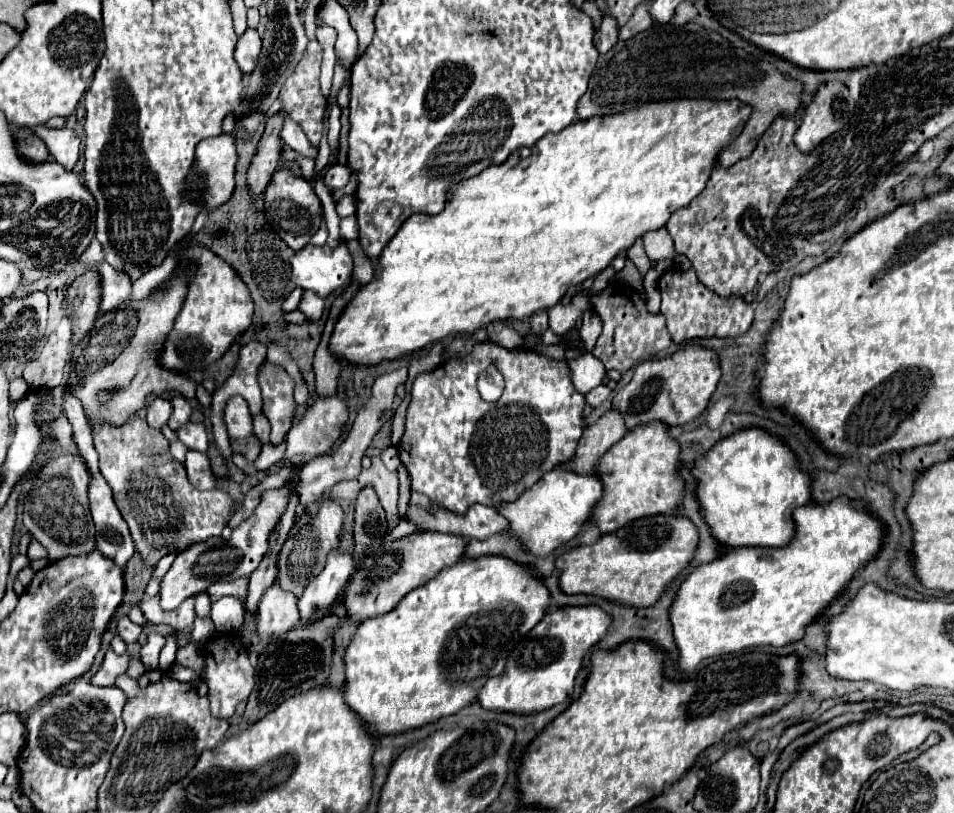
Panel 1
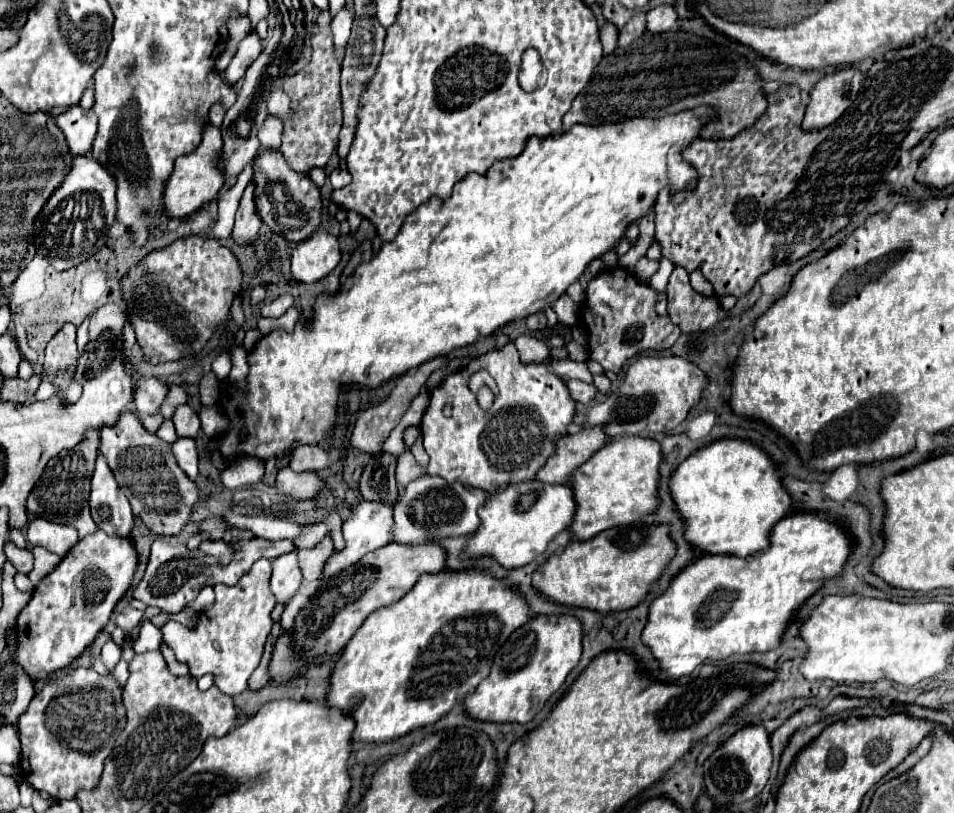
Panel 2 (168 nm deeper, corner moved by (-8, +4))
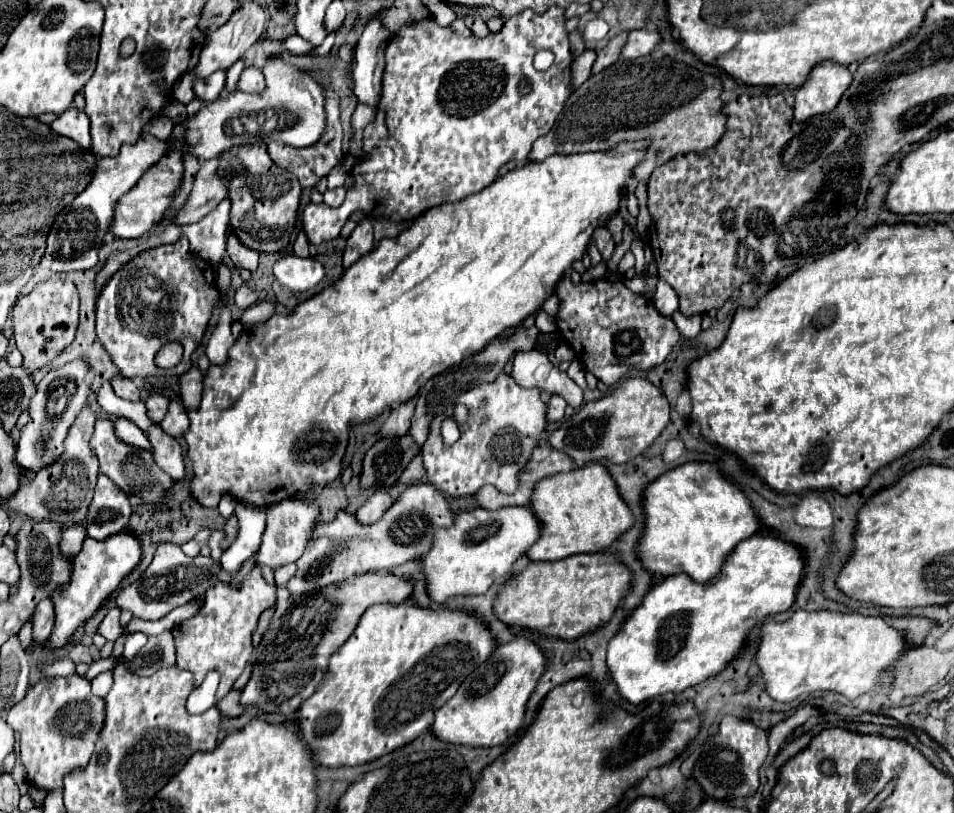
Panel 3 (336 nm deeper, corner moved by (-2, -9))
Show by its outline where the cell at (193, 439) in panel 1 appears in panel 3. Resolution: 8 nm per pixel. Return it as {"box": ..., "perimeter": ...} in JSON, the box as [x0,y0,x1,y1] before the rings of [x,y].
{"box":[159,401,189,439],"perimeter":[[[171,401],[169,411],[167,411],[167,417],[159,425],[173,439],[181,439],[183,437],[183,431],[189,427],[189,417],[187,417],[187,411],[185,411],[183,403]]]}

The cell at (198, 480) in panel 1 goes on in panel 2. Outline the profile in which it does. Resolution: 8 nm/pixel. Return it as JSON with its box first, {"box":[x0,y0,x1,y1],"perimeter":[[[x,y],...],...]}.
{"box":[171,438,199,480],"perimeter":[[[177,438],[173,444],[171,444],[171,450],[177,458],[177,464],[181,466],[181,470],[191,478],[195,480],[197,478],[197,464],[199,464],[199,458],[197,458],[197,450],[195,450],[195,442],[193,438]]]}

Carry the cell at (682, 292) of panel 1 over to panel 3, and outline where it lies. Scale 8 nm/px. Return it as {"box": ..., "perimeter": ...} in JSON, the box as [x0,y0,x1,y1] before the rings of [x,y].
{"box":[653,281,679,317],"perimeter":[[[659,281],[657,291],[653,295],[653,303],[661,315],[671,317],[675,311],[679,311],[679,297],[675,295],[675,289],[669,283]]]}

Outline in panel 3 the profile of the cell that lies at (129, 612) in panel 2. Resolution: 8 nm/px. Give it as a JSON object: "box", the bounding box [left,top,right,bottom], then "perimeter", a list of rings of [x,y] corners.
{"box":[99,607,123,641],"perimeter":[[[113,607],[107,617],[103,619],[103,623],[99,625],[99,633],[107,639],[107,641],[115,641],[121,633],[123,633],[123,625],[119,623],[119,609]]]}

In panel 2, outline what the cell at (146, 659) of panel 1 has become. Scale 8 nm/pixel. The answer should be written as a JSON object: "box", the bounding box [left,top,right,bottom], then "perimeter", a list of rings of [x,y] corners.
{"box":[163,560,277,694],"perimeter":[[[257,560],[249,574],[245,574],[235,586],[215,584],[215,602],[211,608],[203,610],[193,628],[181,626],[177,622],[167,622],[163,626],[163,638],[173,646],[179,662],[189,666],[193,678],[201,678],[211,672],[215,676],[215,686],[229,694],[241,694],[247,690],[247,680],[261,662],[265,638],[273,626],[271,610],[277,600],[269,590],[271,562]]]}

